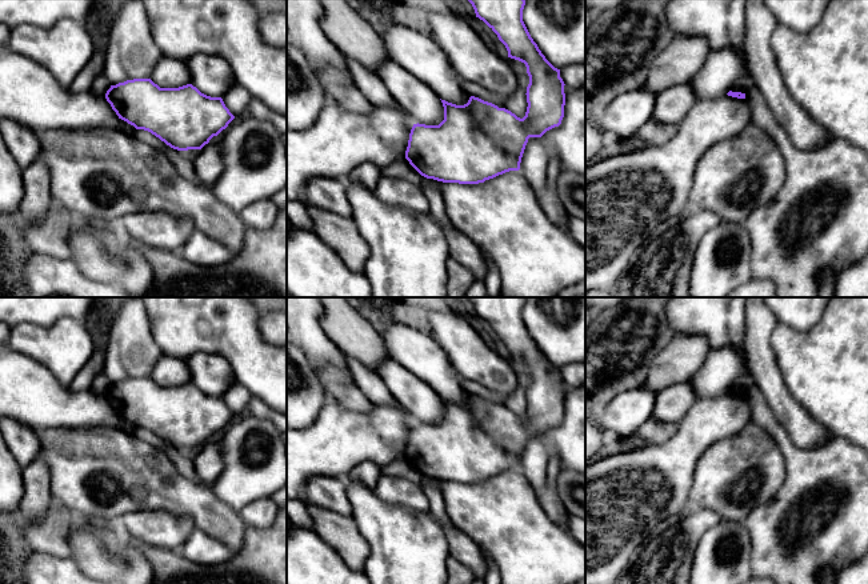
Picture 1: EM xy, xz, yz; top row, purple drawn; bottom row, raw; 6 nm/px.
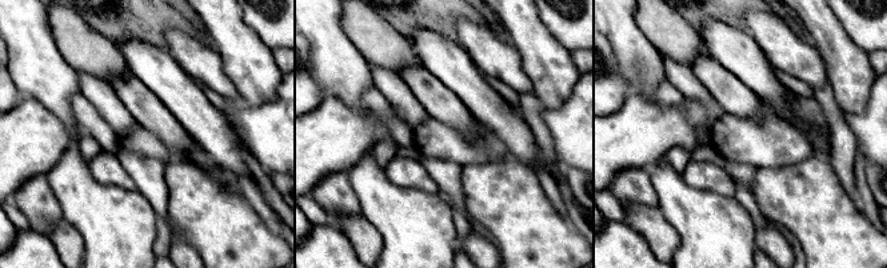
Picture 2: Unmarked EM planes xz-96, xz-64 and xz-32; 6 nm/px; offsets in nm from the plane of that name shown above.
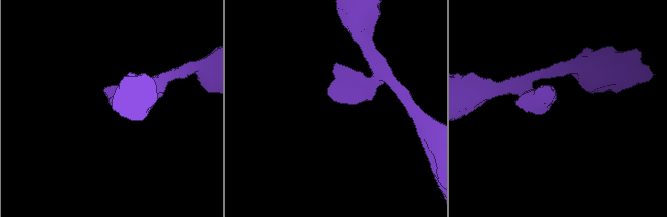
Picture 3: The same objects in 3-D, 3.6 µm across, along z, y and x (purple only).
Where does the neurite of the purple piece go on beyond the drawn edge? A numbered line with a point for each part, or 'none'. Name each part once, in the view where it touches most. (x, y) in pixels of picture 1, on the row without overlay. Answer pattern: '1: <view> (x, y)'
none

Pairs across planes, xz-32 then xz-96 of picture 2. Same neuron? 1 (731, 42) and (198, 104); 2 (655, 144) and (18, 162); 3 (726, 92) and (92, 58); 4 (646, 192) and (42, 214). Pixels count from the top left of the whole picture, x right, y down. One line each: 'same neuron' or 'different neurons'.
1: same neuron
2: same neuron
3: different neurons
4: same neuron

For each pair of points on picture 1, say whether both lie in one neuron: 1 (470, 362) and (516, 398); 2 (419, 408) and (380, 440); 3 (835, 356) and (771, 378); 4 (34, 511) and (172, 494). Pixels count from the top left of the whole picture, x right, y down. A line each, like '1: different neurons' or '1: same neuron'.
1: different neurons
2: different neurons
3: different neurons
4: different neurons

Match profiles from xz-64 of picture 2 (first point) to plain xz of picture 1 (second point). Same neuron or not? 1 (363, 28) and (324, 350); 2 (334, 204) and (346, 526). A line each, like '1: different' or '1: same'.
1: different
2: different

